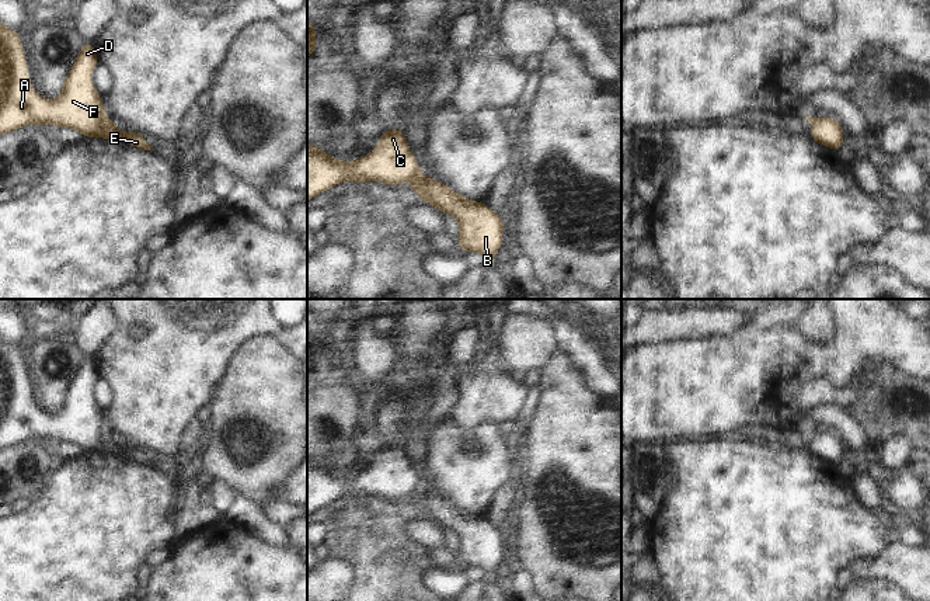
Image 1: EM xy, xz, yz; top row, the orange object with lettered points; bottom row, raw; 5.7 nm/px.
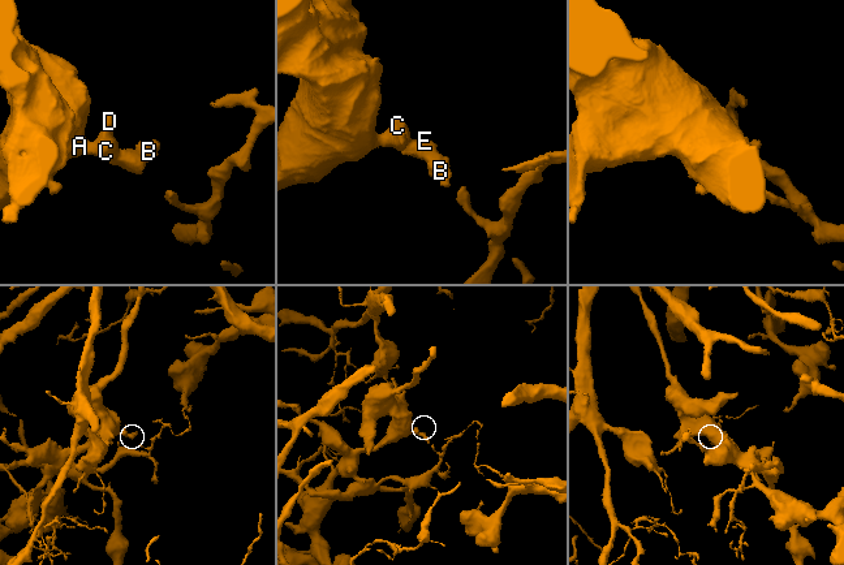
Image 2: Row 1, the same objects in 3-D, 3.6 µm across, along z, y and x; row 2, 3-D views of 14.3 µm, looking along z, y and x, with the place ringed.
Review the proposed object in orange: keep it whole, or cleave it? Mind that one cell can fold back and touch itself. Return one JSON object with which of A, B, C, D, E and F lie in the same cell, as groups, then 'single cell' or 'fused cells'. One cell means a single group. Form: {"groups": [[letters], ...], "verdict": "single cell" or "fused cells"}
{"groups": [["A", "C", "D", "F"], ["B", "E"]], "verdict": "fused cells"}

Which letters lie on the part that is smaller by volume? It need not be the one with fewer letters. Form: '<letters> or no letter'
B, E

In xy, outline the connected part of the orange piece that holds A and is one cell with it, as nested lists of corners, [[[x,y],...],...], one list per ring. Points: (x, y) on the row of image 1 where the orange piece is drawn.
[[[0,22],[0,135],[29,124],[39,128],[50,124],[93,138],[108,119],[101,95],[91,83],[98,63],[94,44],[83,42],[58,100],[45,98],[29,81],[20,31]]]

